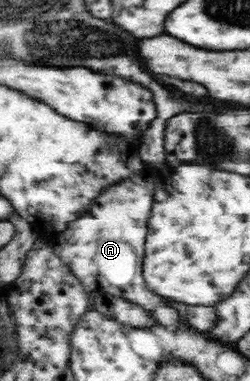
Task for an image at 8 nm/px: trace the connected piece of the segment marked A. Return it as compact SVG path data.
M138 174L116 186L108 186L102 192L102 202L98 196L84 218L76 219L65 231L53 235L51 243L56 254L90 291L104 290L108 294L122 296L144 306L148 312L152 312L154 318L160 318L157 322L162 326L178 326L182 324L180 313L176 312L176 308L172 310L170 306L166 306L164 298L148 290L142 276L154 209L154 192L154 184Z

